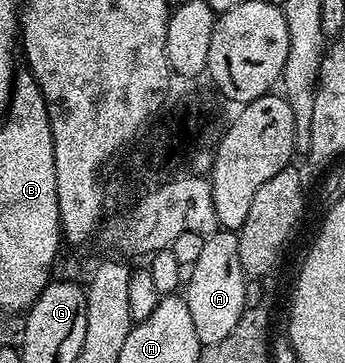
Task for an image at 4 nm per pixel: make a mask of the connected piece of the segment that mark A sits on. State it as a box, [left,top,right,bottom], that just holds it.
[186,230,246,347]

